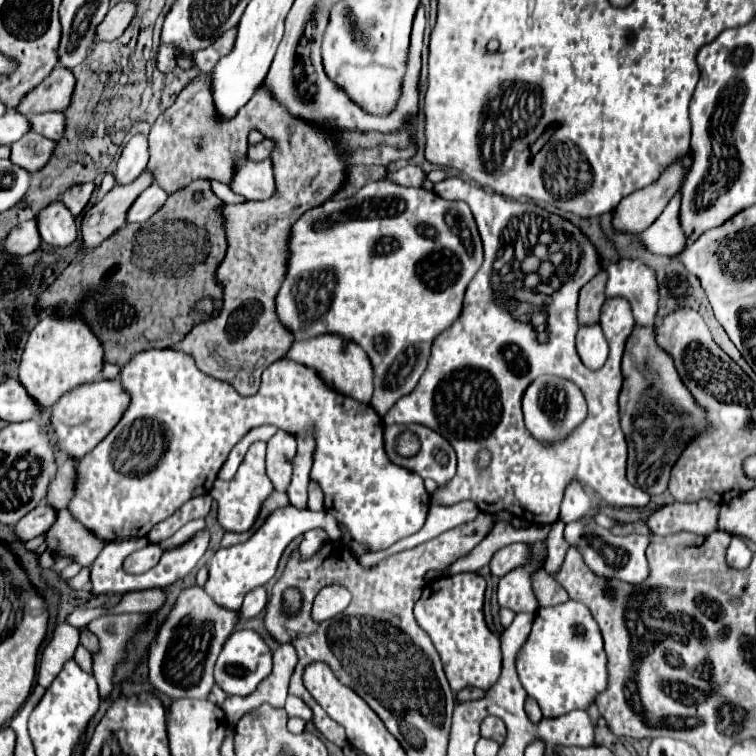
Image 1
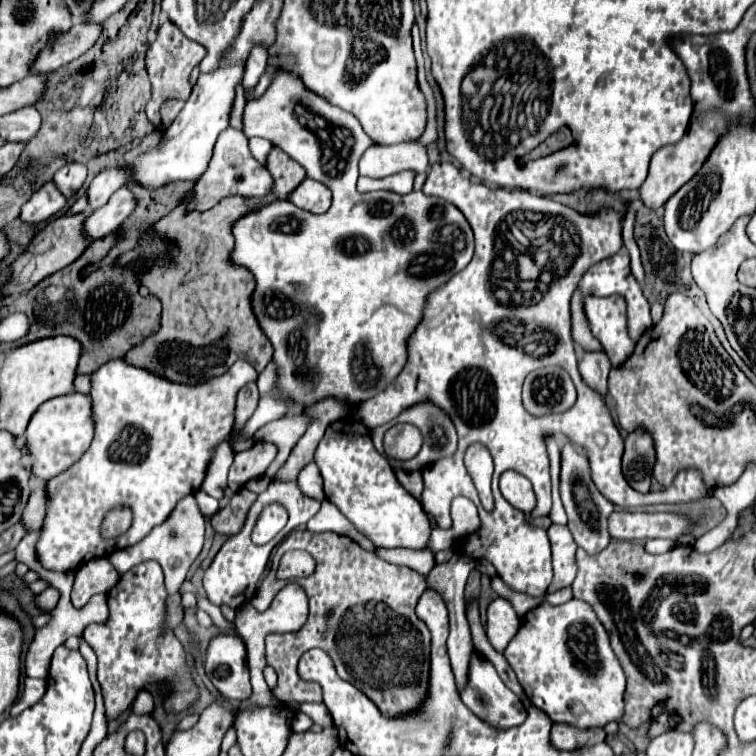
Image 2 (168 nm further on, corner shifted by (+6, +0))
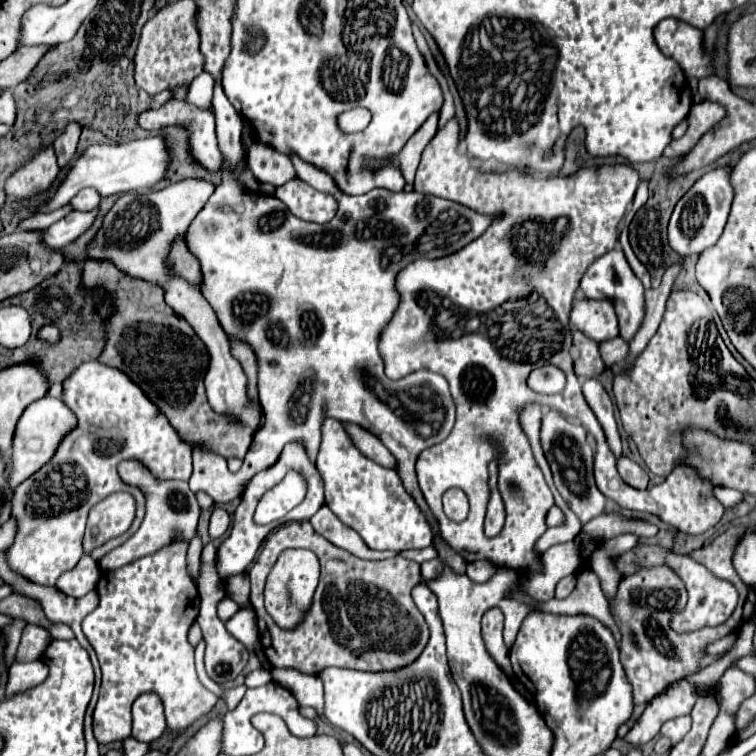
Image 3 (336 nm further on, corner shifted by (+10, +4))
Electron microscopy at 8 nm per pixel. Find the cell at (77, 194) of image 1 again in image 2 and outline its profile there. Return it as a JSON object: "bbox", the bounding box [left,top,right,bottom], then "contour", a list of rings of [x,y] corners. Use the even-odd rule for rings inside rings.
{"bbox":[53,164,87,198],"contour":[[[67,164],[55,172],[53,182],[57,184],[59,192],[65,198],[71,198],[83,186],[85,176],[87,176],[87,168],[83,164]]]}

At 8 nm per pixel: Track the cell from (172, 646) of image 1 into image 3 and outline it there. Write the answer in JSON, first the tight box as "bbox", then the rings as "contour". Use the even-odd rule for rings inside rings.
{"bbox":[133,694,165,744],"contour":[[[143,694],[133,702],[133,738],[151,744],[163,734],[165,726],[163,706],[155,694]]]}

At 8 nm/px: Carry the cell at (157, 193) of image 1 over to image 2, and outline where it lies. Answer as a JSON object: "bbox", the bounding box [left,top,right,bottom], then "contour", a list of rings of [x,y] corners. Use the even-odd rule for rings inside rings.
{"bbox":[83,186,135,240],"contour":[[[127,186],[119,188],[105,206],[101,206],[99,210],[95,210],[91,216],[85,218],[83,224],[83,234],[89,240],[97,240],[103,238],[105,234],[111,234],[119,222],[123,222],[135,208],[135,198],[129,192]]]}

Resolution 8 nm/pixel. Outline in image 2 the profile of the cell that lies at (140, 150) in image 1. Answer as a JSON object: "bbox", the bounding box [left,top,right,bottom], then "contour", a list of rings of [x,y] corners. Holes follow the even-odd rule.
{"bbox":[87,168,127,210],"contour":[[[105,168],[101,170],[93,182],[89,184],[87,188],[87,200],[89,200],[89,206],[93,210],[101,208],[115,190],[119,190],[121,186],[125,186],[125,180],[127,180],[127,170],[119,170],[119,168]]]}

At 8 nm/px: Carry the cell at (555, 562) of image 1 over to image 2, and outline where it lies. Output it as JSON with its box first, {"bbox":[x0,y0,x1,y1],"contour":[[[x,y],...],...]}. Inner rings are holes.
{"bbox":[547,524,577,594],"contour":[[[553,524],[547,530],[547,534],[553,548],[553,570],[555,570],[553,582],[547,588],[547,594],[551,594],[573,584],[573,578],[577,576],[577,560],[575,560],[577,544],[573,536],[569,534],[567,526]]]}

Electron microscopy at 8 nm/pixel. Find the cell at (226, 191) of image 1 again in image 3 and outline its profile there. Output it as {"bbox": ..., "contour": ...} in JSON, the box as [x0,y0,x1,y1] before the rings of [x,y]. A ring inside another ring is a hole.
{"bbox":[39,136,171,212],"contour":[[[151,136],[145,140],[133,140],[127,144],[93,144],[83,156],[79,156],[73,168],[67,172],[65,182],[59,184],[57,192],[41,206],[39,212],[51,212],[65,206],[81,188],[93,186],[101,196],[113,196],[123,192],[133,192],[135,188],[153,188],[165,180],[167,168],[171,164],[171,152],[167,148],[165,136]]]}

